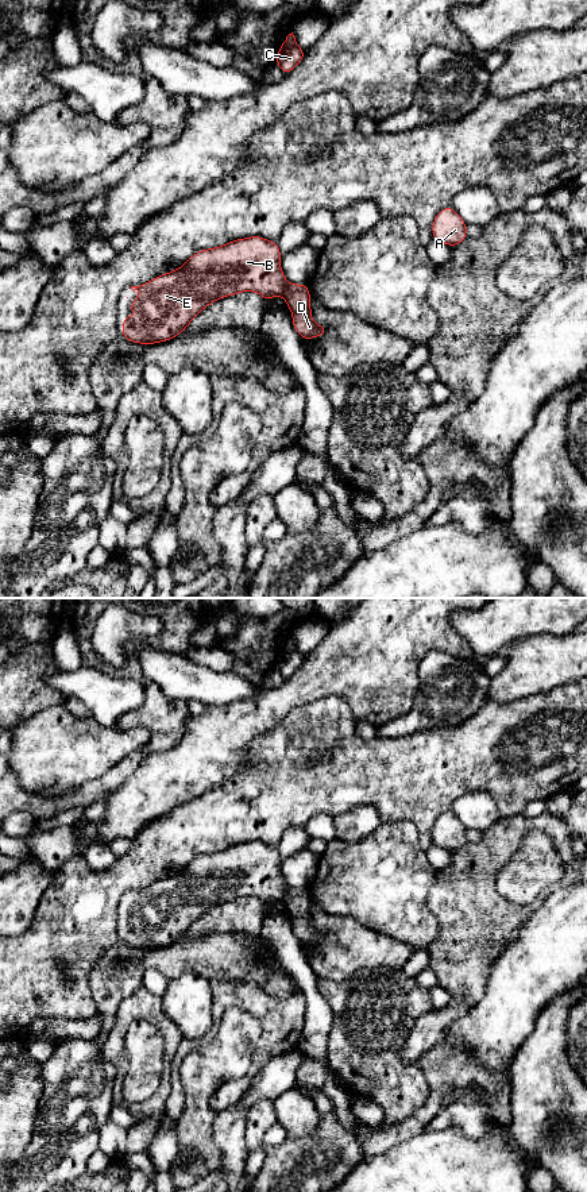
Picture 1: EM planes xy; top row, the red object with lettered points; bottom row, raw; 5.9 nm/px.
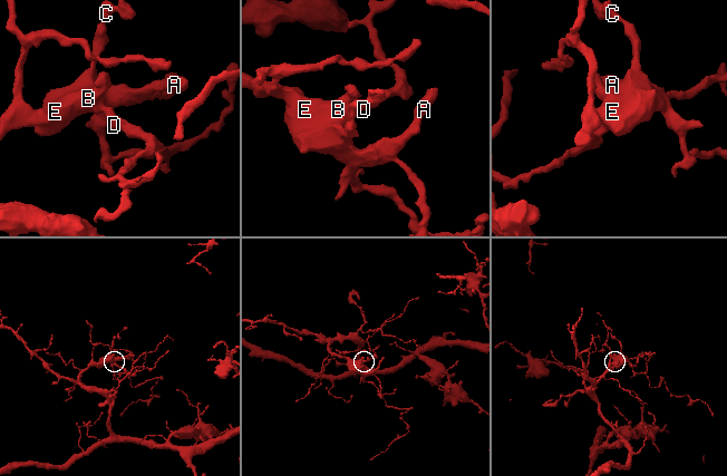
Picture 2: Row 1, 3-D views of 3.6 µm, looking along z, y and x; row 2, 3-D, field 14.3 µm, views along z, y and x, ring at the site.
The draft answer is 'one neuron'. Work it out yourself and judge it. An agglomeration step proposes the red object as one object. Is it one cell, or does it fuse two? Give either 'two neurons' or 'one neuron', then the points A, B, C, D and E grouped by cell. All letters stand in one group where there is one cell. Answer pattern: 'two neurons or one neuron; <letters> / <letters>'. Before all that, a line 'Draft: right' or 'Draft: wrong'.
Draft: wrong
two neurons; A B C E / D

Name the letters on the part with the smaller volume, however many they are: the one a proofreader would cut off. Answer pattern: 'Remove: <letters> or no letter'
Remove: D

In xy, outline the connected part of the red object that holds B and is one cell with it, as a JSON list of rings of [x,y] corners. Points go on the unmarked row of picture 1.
[[[262,841],[235,844],[220,852],[197,856],[179,873],[158,880],[139,891],[131,891],[134,896],[139,896],[139,903],[130,906],[130,915],[132,918],[124,922],[120,940],[138,949],[162,948],[182,938],[197,918],[219,903],[243,896],[256,896],[266,906],[282,900],[287,886],[281,873],[281,860],[277,846],[270,846]]]

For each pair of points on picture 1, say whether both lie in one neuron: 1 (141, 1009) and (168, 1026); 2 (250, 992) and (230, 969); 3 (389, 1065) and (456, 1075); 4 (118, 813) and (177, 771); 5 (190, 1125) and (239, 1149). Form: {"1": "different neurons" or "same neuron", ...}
{"1": "same neuron", "2": "different neurons", "3": "different neurons", "4": "same neuron", "5": "different neurons"}

